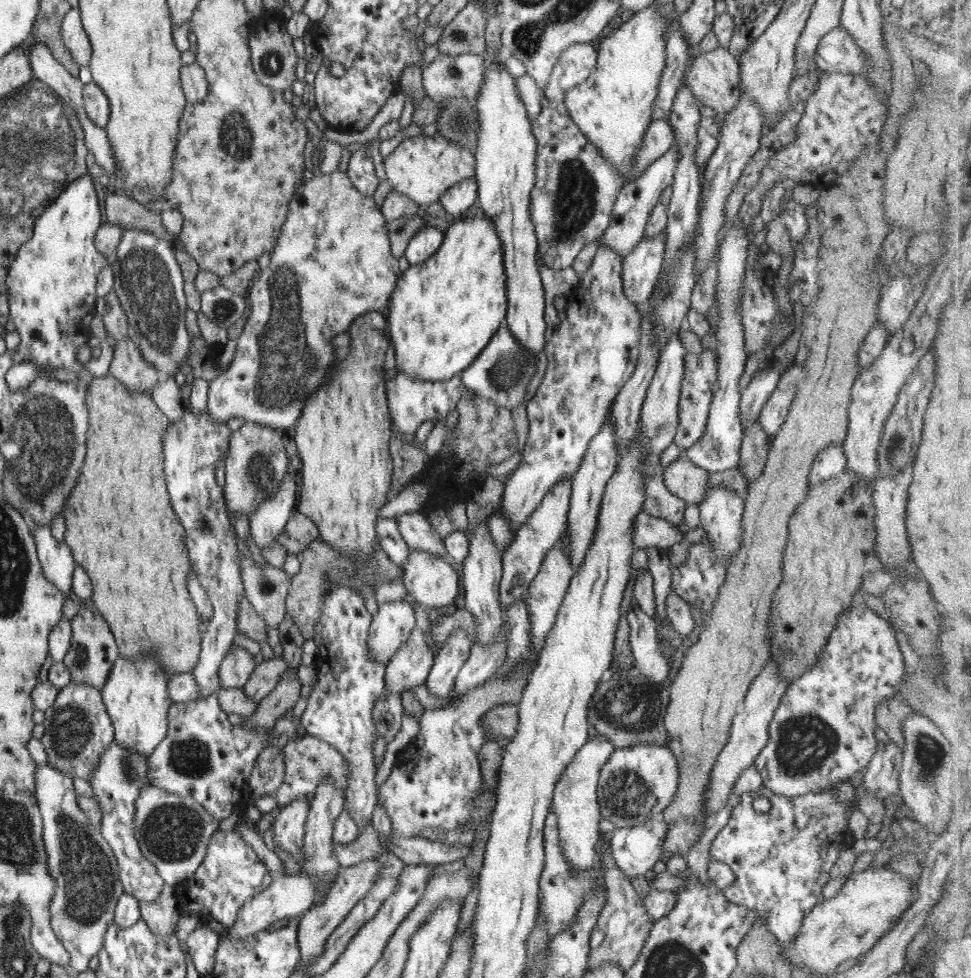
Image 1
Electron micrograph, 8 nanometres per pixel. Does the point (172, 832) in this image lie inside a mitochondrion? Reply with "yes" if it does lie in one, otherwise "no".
yes

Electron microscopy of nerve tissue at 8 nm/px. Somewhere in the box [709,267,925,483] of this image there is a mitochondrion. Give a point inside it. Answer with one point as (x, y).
(890, 452)

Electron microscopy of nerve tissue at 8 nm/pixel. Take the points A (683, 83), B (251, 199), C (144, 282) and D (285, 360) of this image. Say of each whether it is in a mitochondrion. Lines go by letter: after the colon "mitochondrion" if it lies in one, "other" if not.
A: other
B: other
C: mitochondrion
D: mitochondrion

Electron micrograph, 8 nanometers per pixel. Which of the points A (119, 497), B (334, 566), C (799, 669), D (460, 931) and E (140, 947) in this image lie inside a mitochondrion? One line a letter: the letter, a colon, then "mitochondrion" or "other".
A: other
B: mitochondrion
C: other
D: other
E: other

